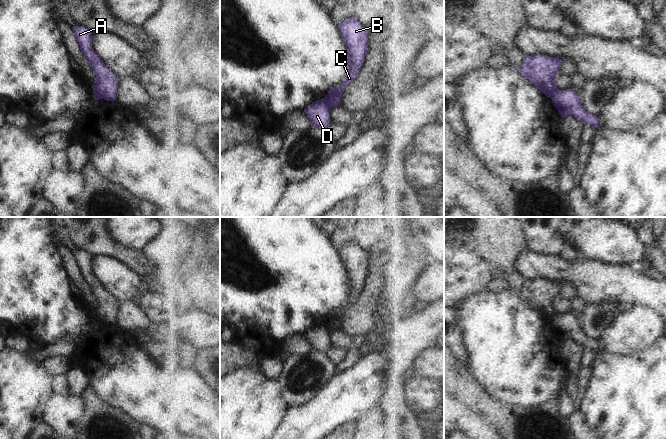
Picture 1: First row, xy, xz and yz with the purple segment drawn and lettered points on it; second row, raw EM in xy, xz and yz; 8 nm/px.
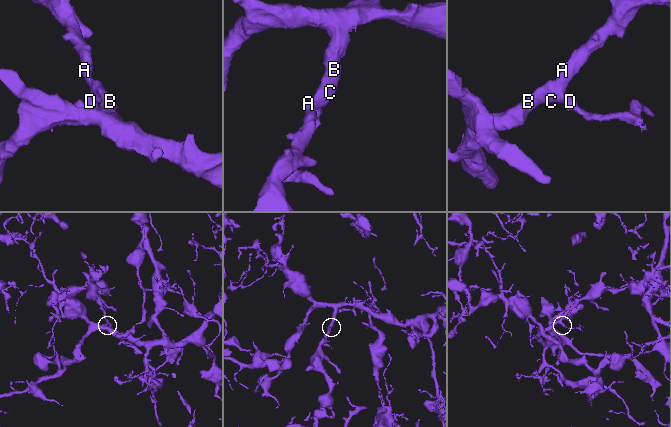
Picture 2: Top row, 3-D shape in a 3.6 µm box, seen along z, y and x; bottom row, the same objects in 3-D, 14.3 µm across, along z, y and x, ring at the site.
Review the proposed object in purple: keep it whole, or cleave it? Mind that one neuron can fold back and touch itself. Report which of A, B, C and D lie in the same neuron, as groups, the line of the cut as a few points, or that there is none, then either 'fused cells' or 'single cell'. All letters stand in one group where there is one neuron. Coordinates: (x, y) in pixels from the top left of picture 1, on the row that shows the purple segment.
A B C / D | xz (322, 99), (330, 106) | fused cells

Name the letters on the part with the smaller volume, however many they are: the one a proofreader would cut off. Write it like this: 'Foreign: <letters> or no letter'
Foreign: D

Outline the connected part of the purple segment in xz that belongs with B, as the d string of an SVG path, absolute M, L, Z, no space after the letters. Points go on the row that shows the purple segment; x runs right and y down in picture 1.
M355 18L343 21L339 26L348 59L348 71L345 80L336 88L330 89L323 98L330 107L340 106L342 92L358 75L368 52L368 30Z

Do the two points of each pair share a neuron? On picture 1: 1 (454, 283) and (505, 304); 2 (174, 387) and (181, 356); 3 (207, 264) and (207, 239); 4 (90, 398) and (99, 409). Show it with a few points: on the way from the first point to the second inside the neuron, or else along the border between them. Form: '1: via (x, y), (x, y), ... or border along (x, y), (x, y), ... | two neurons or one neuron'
1: border along (490, 290), (476, 293), (464, 299), (458, 306) | two neurons
2: border along (189, 360), (181, 366), (172, 368), (155, 363) | two neurons
3: border along (201, 244), (209, 249) | two neurons
4: via (91, 401), (96, 406) | one neuron

